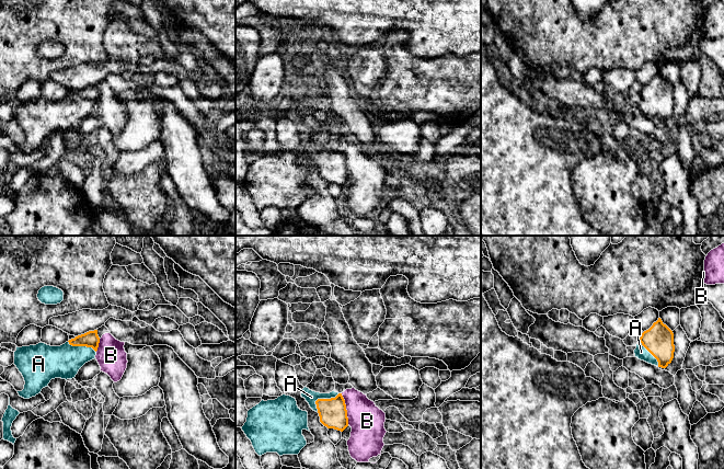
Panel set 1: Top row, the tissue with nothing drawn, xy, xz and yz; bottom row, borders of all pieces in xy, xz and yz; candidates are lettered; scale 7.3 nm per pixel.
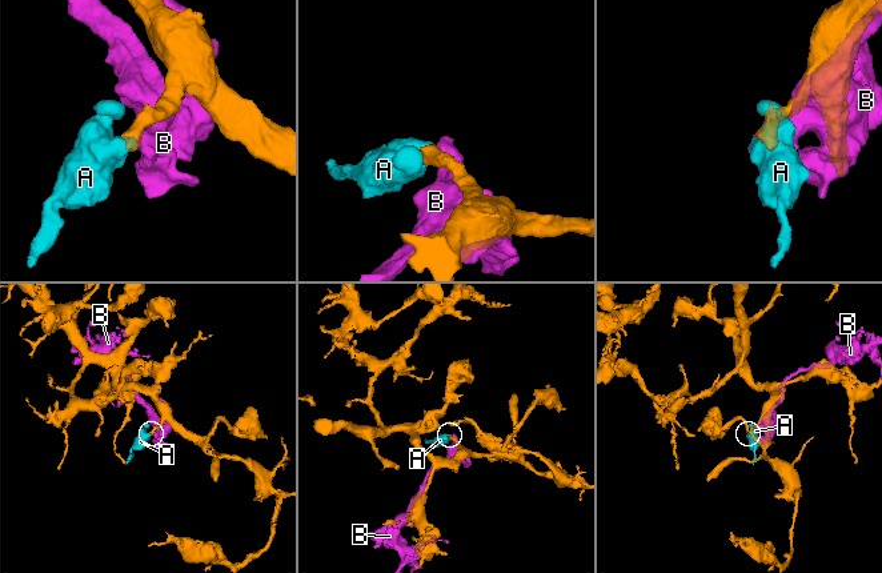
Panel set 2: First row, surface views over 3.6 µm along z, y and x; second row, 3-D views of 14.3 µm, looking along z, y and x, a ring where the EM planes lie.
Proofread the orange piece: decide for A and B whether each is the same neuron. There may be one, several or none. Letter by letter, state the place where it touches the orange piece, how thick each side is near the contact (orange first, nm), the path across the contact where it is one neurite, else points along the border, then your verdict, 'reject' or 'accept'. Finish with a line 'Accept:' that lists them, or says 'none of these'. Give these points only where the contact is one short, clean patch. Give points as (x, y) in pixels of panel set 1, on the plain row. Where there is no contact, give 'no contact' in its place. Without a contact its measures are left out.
A: meets orange in xz at (322, 153); 200 nm thick on the orange side, 90 nm on the other; runs through xz (333, 169), (332, 164), (322, 153), (313, 153), (311, 151); accept
B: meets orange in xz at (345, 163); 200 nm thick on the orange side, 260 nm on the other; reject
Accept: A

